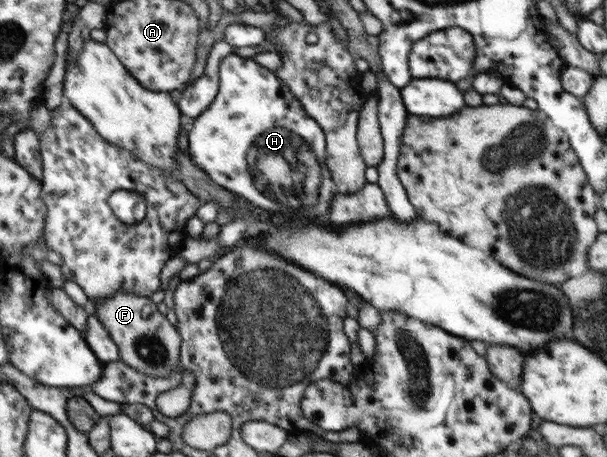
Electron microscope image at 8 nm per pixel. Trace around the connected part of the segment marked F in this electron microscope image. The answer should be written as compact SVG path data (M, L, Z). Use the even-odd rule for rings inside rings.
M118 290L114 296L106 298L104 302L95 302L95 308L89 305L89 309L109 331L112 341L118 346L121 361L125 365L137 371L137 373L153 377L153 379L169 377L173 371L178 370L182 338L176 327L169 323L163 308L153 302L150 297L139 297L132 292Z

